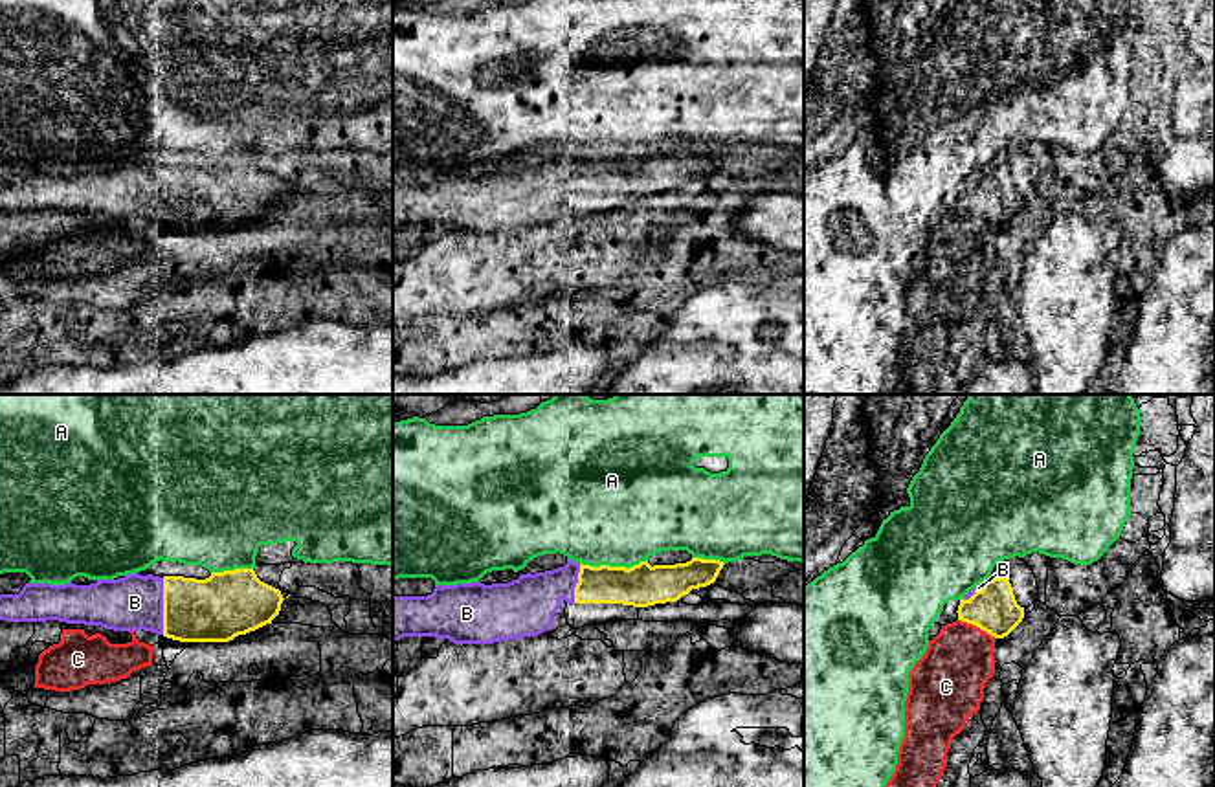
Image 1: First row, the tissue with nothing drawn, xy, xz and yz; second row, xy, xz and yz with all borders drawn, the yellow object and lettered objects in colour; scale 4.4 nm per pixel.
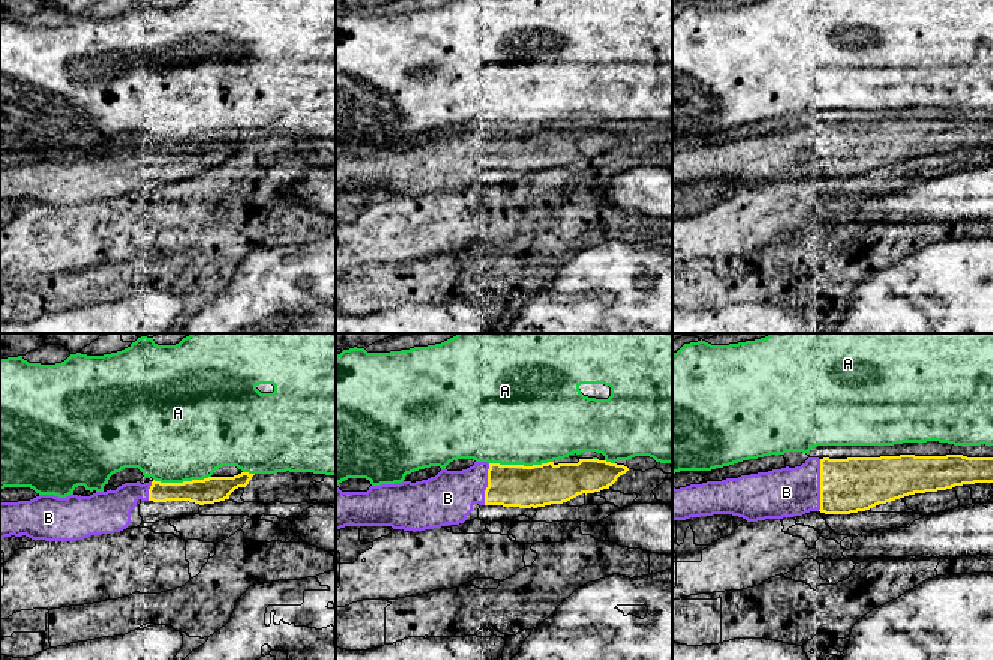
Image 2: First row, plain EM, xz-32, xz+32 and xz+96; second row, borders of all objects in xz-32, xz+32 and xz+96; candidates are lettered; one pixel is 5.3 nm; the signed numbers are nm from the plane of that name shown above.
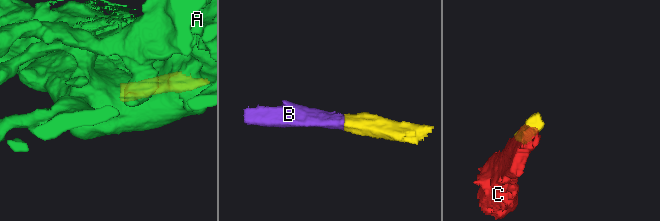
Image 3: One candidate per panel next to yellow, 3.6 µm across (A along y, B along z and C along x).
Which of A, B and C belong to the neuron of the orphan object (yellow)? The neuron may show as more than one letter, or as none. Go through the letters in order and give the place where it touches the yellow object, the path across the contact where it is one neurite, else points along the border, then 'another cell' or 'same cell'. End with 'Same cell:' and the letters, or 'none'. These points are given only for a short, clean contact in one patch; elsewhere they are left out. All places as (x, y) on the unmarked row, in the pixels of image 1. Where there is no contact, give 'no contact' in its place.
A: contact xz (613, 156); another cell
B: contact xy (164, 195); same cell
C: contact yz (977, 215); another cell
Same cell: B

